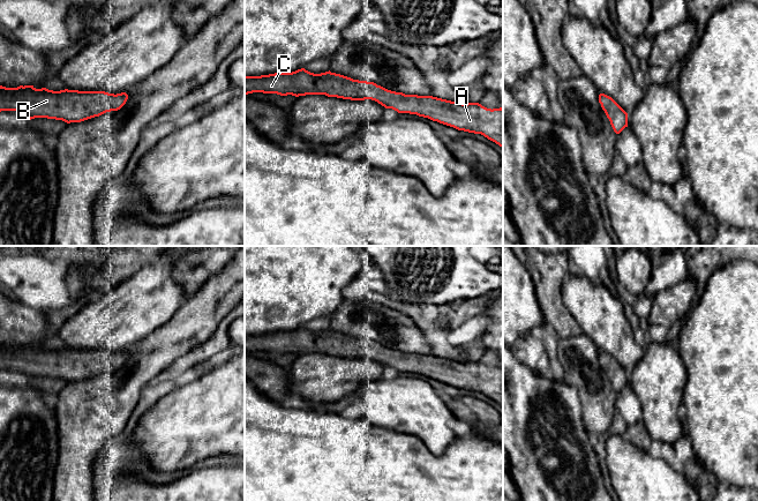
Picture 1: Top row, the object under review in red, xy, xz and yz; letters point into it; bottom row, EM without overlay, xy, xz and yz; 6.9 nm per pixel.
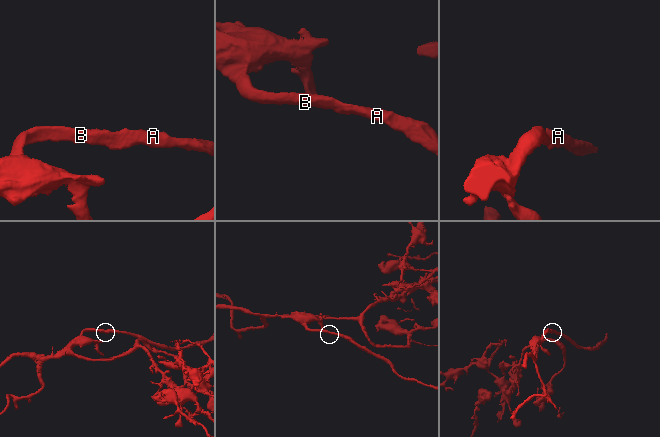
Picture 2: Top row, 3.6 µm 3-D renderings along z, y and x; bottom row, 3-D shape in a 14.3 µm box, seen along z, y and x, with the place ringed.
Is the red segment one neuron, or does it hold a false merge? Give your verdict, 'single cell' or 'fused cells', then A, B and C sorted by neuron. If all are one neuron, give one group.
single cell | A B C

